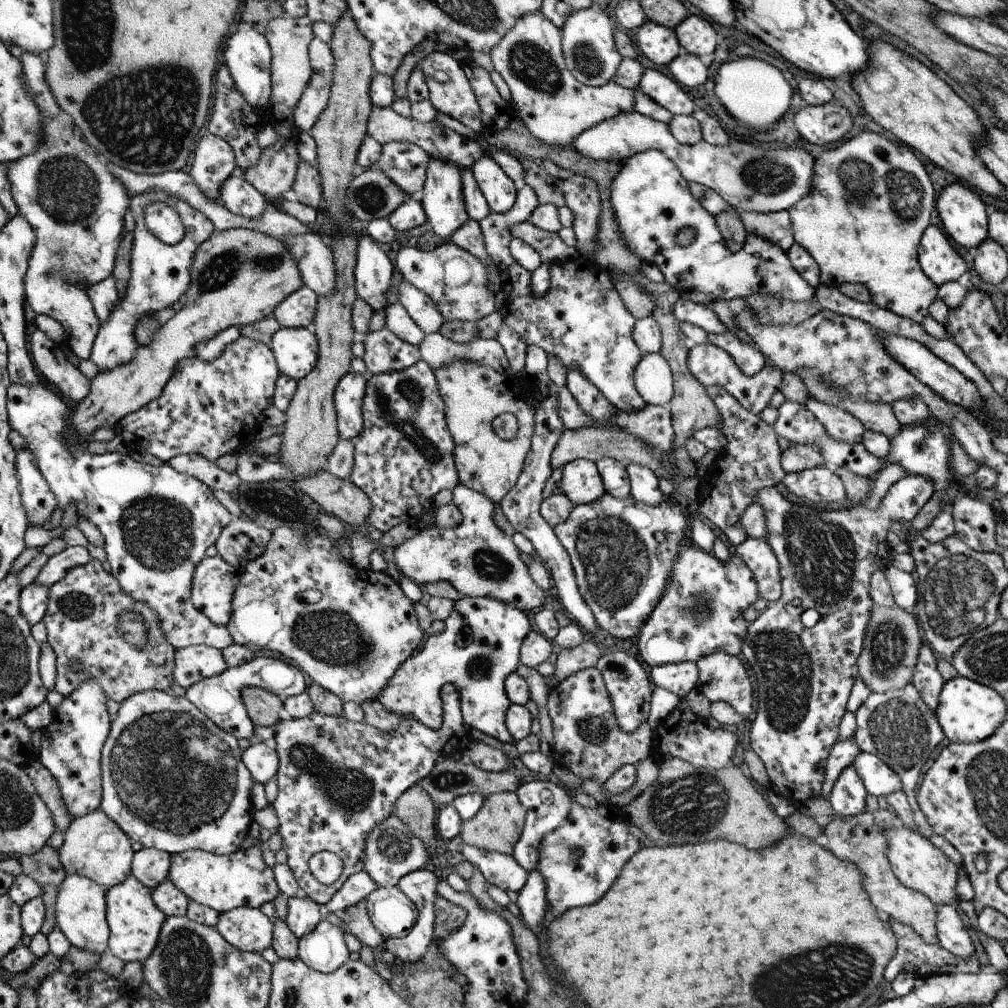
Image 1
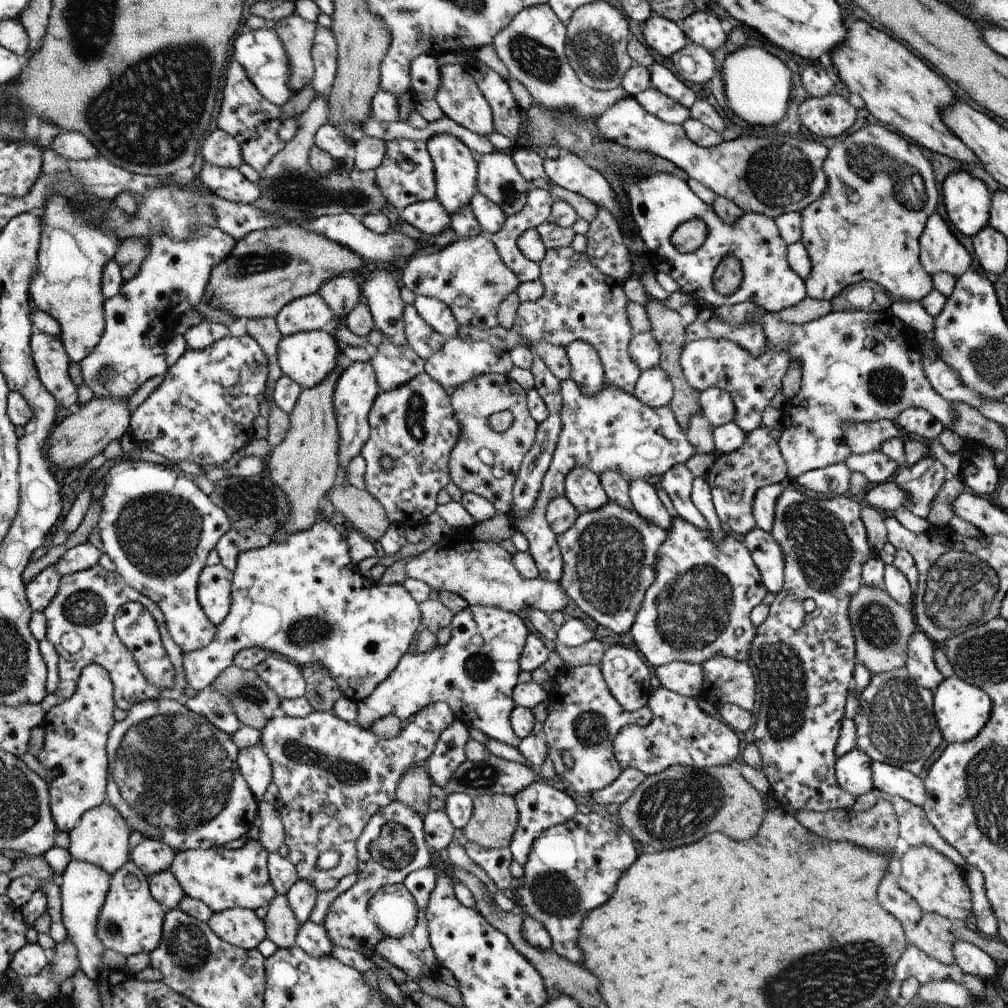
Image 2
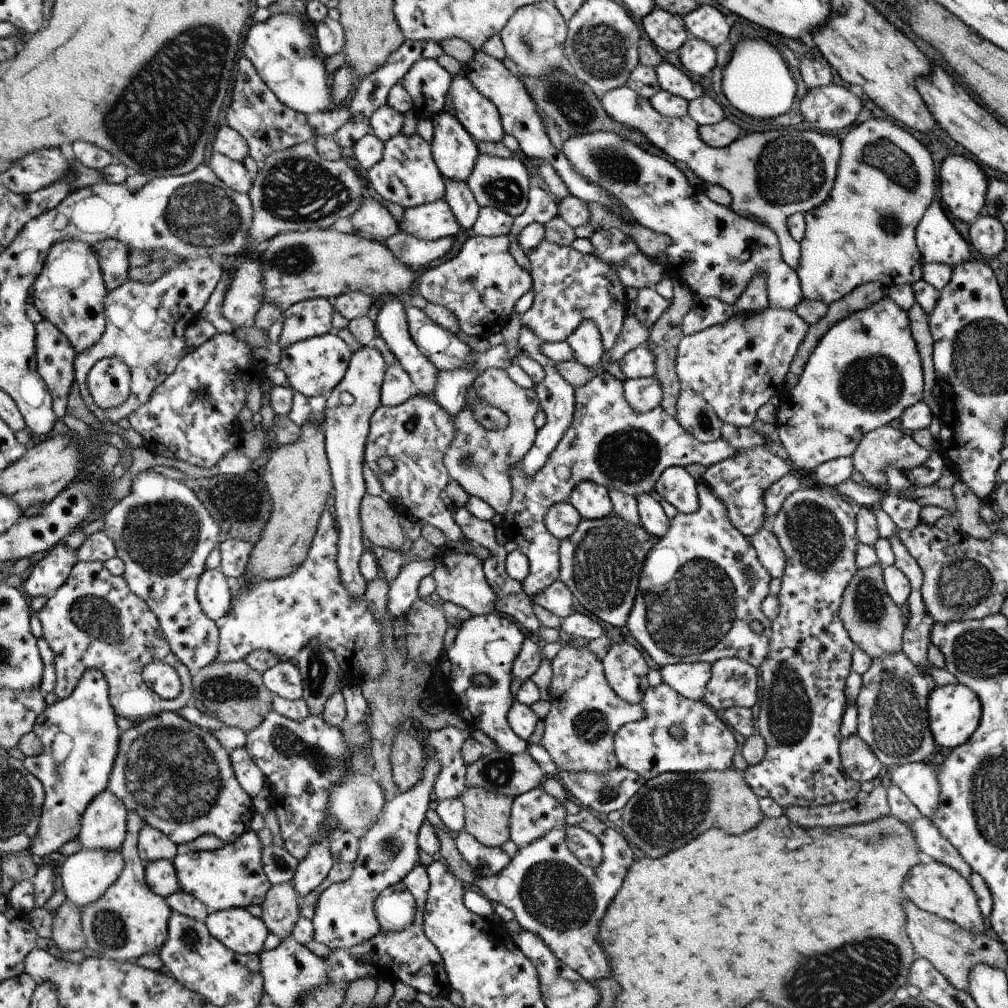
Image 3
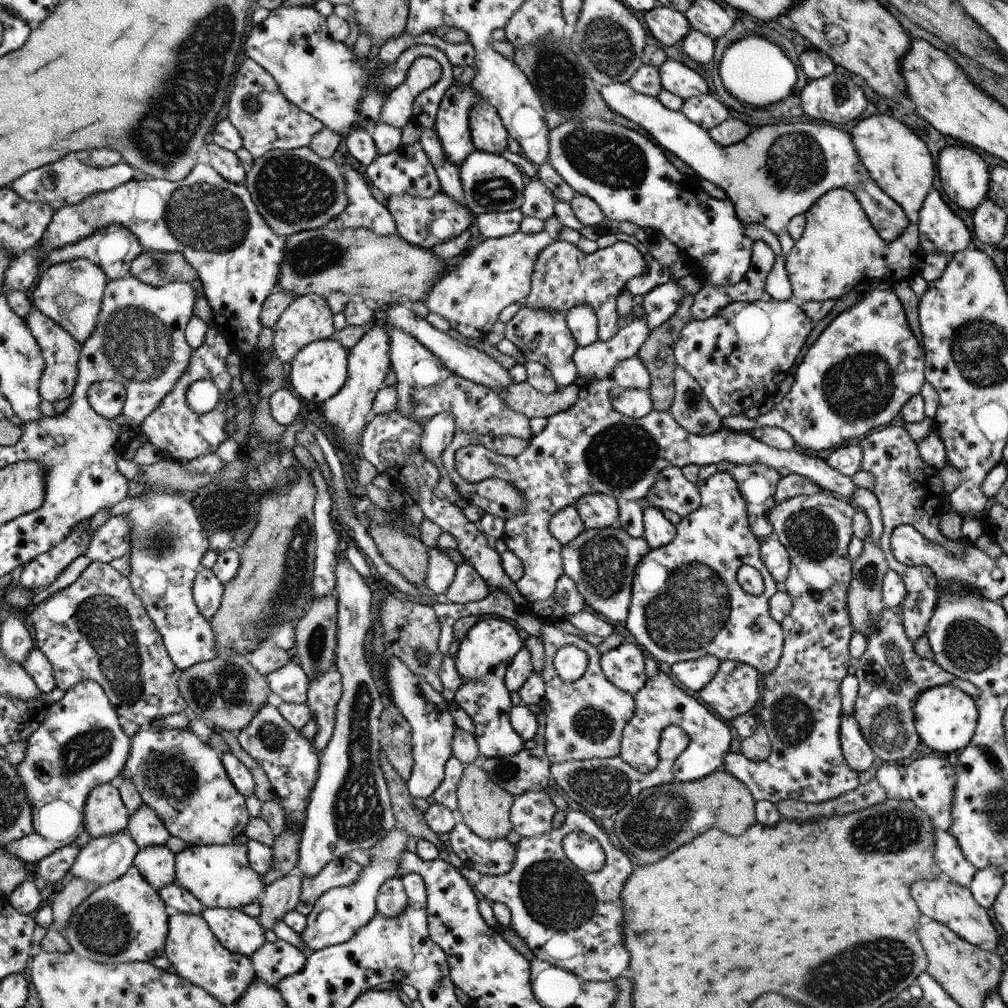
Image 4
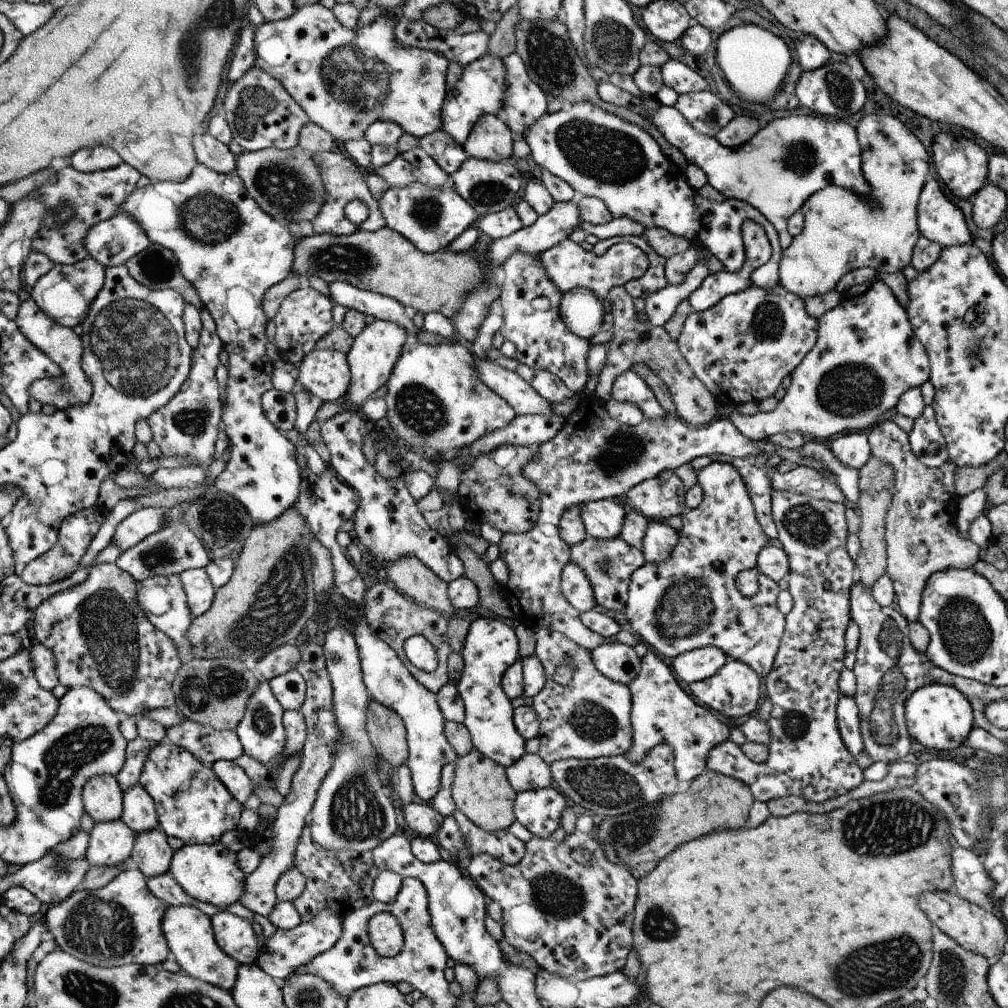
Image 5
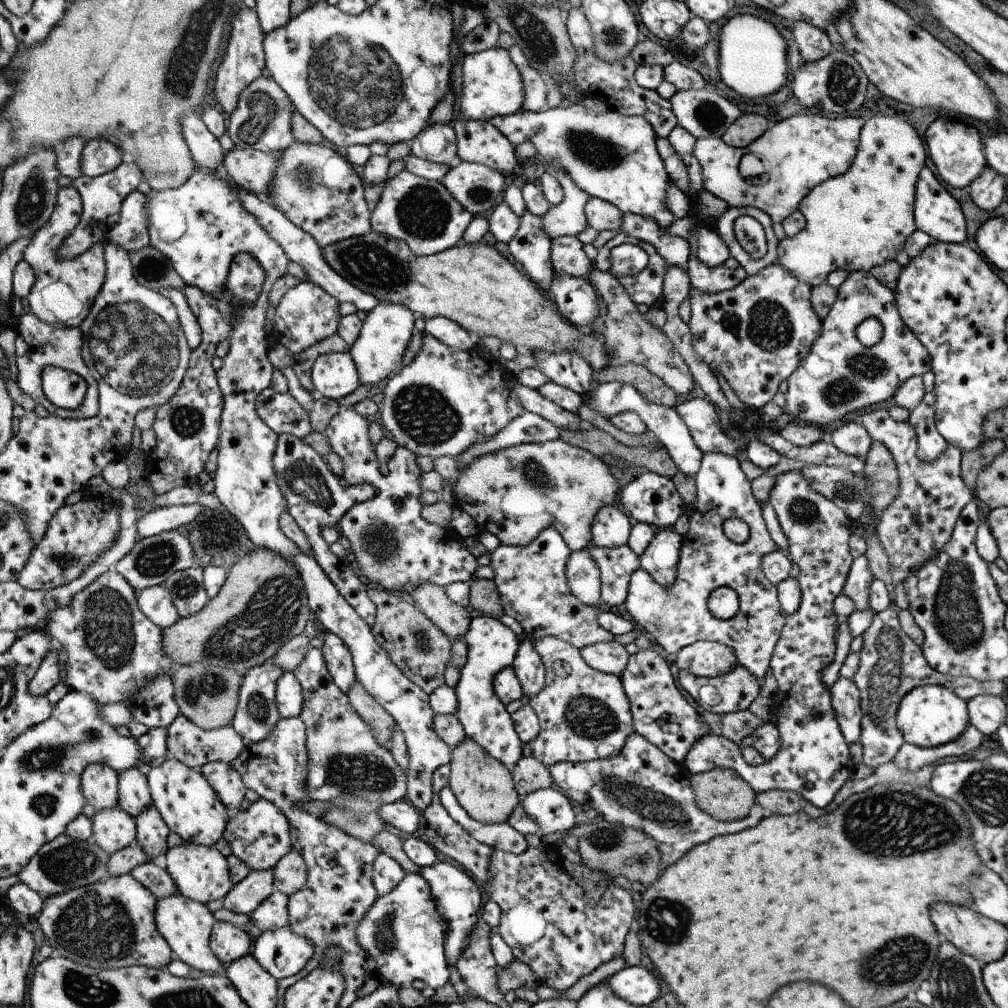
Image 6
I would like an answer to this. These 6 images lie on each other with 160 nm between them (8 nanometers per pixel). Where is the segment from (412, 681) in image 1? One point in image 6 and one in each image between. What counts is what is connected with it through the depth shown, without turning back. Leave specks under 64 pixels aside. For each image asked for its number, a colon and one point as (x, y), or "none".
2: (476, 672)
3: (487, 644)
4: (484, 656)
5: (491, 648)
6: (492, 646)

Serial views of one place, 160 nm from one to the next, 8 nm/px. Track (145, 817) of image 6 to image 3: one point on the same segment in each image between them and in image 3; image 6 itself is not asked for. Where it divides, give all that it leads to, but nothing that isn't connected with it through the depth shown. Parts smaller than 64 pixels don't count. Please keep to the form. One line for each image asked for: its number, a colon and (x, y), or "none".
3: (161, 876)
4: (156, 863)
5: (151, 854)

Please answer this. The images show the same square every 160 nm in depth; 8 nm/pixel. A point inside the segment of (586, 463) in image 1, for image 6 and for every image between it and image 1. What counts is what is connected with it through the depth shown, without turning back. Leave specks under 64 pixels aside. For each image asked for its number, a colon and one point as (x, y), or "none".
2: (583, 488)
3: (592, 501)
4: (598, 511)
5: (604, 519)
6: (610, 530)

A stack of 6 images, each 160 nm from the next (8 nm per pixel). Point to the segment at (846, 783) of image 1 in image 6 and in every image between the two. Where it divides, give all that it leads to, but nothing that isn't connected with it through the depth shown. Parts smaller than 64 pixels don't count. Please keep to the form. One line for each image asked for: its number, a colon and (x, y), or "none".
2: (853, 771)
3: (860, 764)
4: (858, 754)
5: (848, 719)
6: (845, 697)

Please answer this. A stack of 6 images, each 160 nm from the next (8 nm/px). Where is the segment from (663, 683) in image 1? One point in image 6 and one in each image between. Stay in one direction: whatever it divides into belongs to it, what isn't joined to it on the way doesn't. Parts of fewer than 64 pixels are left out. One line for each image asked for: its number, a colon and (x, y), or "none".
2: (686, 679)
3: (688, 679)
4: (692, 675)
5: (695, 665)
6: (703, 658)

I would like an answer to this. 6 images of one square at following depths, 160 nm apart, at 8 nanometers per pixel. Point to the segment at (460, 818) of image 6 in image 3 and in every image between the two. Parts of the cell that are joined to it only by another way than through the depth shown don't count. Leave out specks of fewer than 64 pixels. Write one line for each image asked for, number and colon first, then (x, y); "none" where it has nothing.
3: (486, 861)
4: (496, 857)
5: (503, 845)

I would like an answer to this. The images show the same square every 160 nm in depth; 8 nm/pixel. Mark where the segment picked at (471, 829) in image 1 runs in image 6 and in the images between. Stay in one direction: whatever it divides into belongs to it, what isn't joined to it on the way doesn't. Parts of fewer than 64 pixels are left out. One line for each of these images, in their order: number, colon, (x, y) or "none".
2: (494, 820)
3: (487, 814)
4: (486, 807)
5: (481, 789)
6: (484, 786)

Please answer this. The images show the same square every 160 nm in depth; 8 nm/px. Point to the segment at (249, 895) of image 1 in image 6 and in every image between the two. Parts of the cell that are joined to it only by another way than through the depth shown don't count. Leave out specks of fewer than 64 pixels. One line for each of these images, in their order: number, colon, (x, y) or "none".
2: (223, 879)
3: (232, 876)
4: (218, 875)
5: (209, 873)
6: (201, 873)

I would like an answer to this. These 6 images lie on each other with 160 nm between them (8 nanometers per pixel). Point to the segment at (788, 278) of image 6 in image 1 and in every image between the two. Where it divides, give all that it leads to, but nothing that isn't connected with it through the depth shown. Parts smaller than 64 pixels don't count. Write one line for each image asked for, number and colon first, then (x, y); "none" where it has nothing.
1: (711, 366)
2: (751, 381)
3: (736, 366)
4: (740, 356)
5: (742, 347)

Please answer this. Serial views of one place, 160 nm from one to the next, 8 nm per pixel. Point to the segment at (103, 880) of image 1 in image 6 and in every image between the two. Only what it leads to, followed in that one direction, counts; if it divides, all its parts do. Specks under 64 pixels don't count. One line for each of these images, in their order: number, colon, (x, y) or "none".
2: (102, 838)
3: (105, 826)
4: (106, 814)
5: (104, 795)
6: (102, 784)

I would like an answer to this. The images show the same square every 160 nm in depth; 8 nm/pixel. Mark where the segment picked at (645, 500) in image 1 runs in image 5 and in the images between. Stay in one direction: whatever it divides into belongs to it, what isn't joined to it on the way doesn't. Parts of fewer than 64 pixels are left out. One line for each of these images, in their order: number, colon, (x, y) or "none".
2: (646, 503)
3: (653, 519)
4: (659, 531)
5: (660, 539)

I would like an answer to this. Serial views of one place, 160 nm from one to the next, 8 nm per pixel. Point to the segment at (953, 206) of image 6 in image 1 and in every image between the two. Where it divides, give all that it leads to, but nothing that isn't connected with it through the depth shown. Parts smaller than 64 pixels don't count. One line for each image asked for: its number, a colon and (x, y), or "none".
1: (937, 259)
2: (939, 250)
3: (938, 240)
4: (940, 229)
5: (939, 220)

